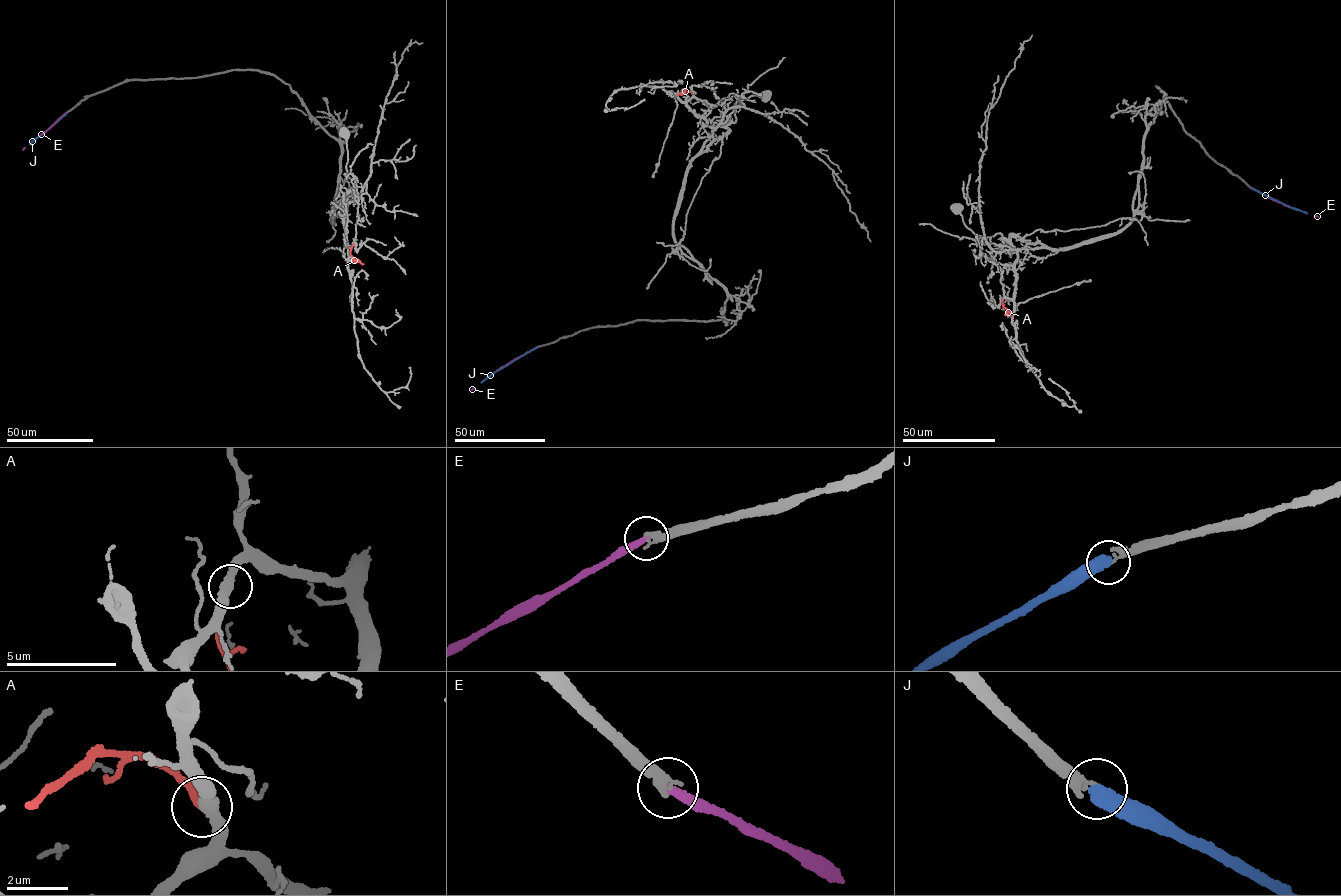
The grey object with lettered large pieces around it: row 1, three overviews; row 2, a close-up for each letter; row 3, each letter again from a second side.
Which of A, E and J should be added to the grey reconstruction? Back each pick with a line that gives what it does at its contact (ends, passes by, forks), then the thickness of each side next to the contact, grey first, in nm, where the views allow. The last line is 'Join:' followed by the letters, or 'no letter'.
J: It ends there. Thickness 200 nm (grey) against 500 nm
Join: J

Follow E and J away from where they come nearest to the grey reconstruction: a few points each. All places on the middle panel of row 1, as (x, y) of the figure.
E: (537, 346), (498, 368), (470, 390)
J: (536, 347), (481, 382)

